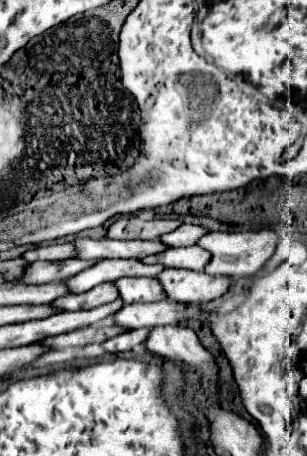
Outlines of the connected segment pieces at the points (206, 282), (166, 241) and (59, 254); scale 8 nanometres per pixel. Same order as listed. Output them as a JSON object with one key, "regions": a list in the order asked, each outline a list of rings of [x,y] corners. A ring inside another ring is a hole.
{"regions":[[[[163,269],[157,277],[169,301],[175,303],[209,303],[231,285],[231,277],[211,277],[203,271],[189,269]]],[[[181,225],[175,231],[161,235],[159,241],[167,247],[189,247],[195,245],[195,239],[199,239],[199,235],[205,235],[207,229],[199,227],[199,225]]],[[[57,243],[57,245],[41,245],[35,249],[29,249],[23,253],[23,259],[27,263],[33,261],[61,261],[67,257],[73,257],[75,251],[71,251],[71,243]]]]}

